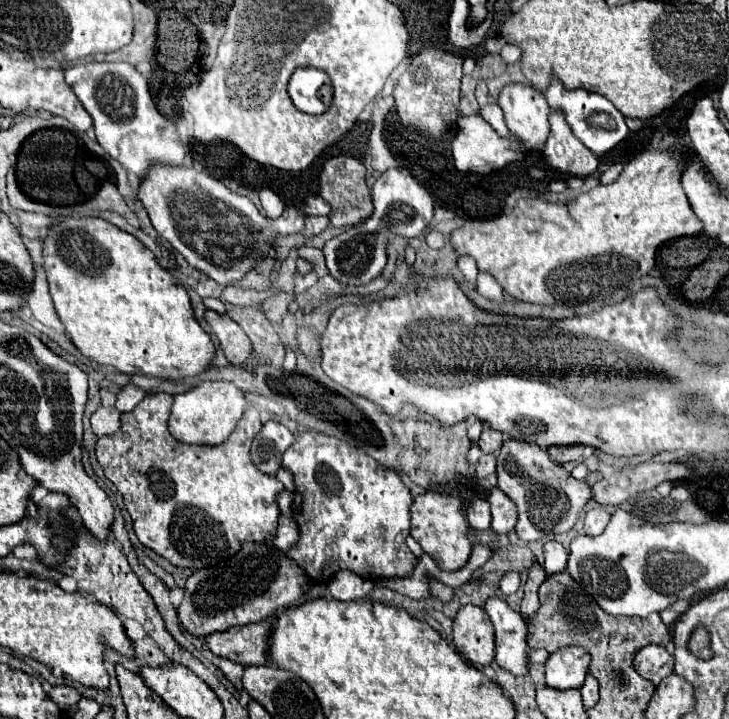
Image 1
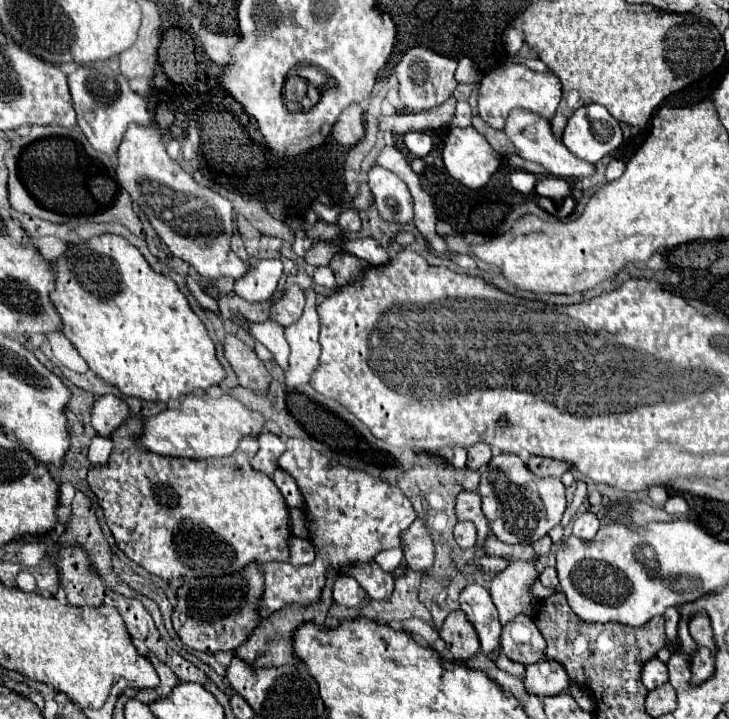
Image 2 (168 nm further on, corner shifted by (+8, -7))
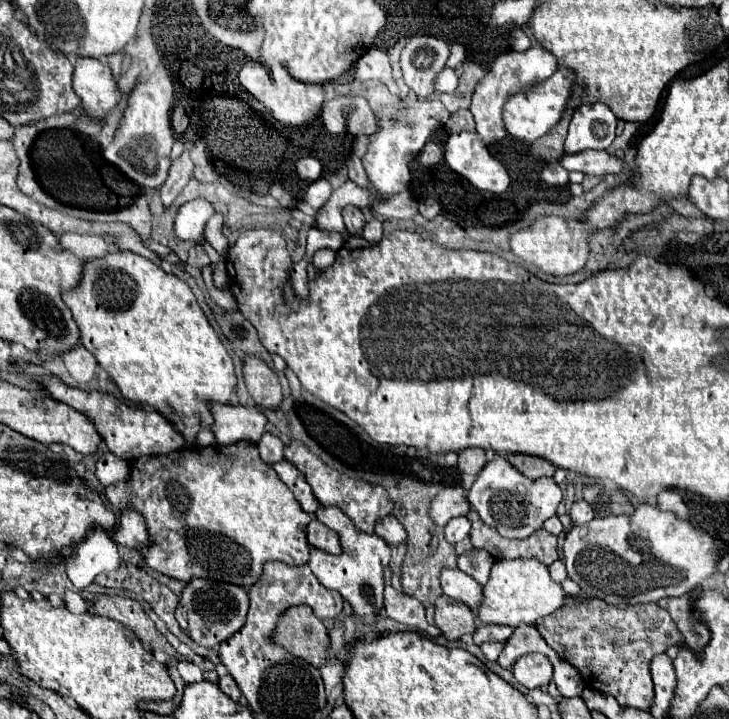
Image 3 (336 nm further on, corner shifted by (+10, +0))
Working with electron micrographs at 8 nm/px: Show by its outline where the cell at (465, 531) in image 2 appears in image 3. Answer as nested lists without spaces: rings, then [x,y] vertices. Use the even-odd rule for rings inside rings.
[[[455,517],[445,525],[445,539],[449,543],[459,543],[469,535],[469,529],[471,529],[471,523],[467,517]]]

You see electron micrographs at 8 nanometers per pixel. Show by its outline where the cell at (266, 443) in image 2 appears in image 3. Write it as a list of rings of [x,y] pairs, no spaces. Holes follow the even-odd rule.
[[[265,433],[259,439],[257,447],[259,447],[261,459],[265,459],[265,463],[269,463],[269,465],[273,465],[273,463],[283,459],[283,441],[279,437],[271,435],[271,433]]]

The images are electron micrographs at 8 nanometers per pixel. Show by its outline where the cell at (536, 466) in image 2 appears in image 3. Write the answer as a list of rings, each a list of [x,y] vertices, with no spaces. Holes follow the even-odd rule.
[[[507,455],[507,461],[525,477],[539,479],[539,477],[551,477],[555,473],[555,467],[551,463],[545,463],[545,459],[537,459],[531,455]]]

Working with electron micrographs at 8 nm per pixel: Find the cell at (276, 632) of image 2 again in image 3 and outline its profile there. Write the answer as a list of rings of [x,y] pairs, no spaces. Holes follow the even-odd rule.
[[[307,605],[291,607],[291,611],[281,615],[275,641],[281,643],[293,655],[311,663],[313,667],[321,667],[327,661],[327,629]]]

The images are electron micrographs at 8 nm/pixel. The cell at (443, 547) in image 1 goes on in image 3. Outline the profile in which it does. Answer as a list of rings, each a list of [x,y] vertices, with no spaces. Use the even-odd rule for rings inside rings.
[[[391,515],[377,521],[375,533],[383,537],[387,543],[405,543],[405,529],[401,529],[401,523]]]

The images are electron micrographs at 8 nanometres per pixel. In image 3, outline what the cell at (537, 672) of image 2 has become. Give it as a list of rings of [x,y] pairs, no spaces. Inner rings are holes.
[[[527,653],[515,661],[513,675],[527,689],[545,687],[553,679],[553,665],[541,653]]]

